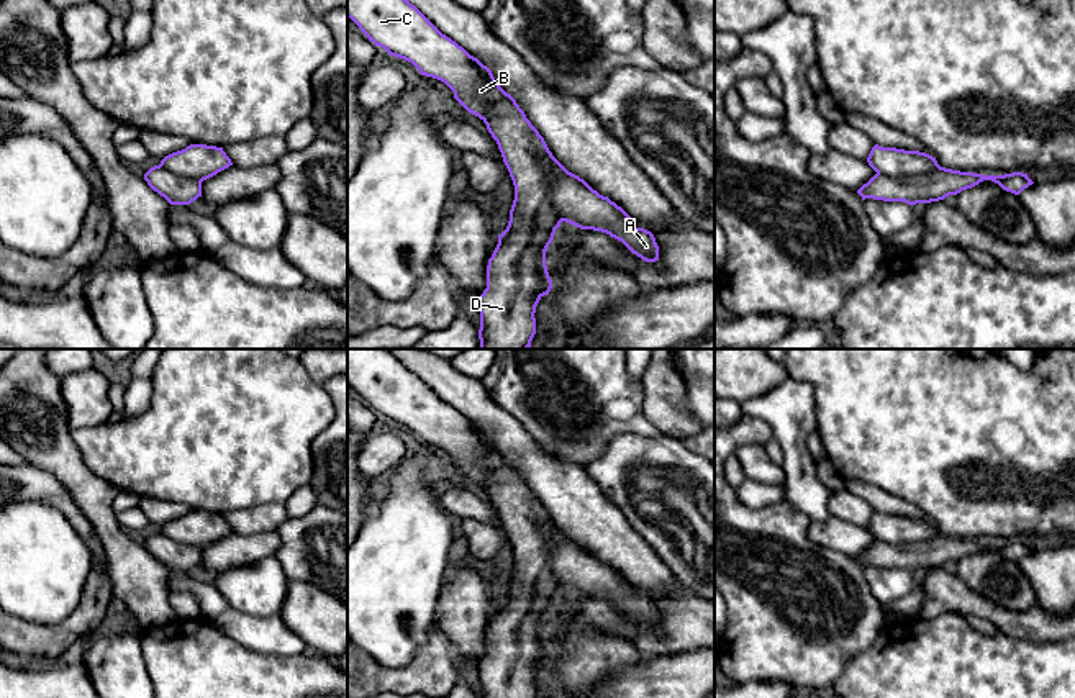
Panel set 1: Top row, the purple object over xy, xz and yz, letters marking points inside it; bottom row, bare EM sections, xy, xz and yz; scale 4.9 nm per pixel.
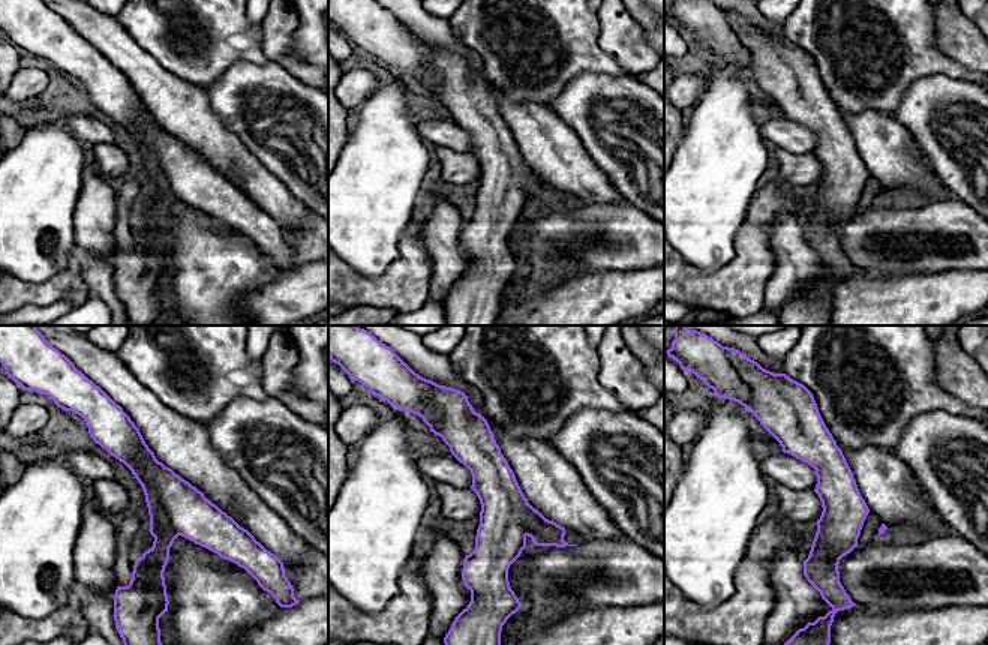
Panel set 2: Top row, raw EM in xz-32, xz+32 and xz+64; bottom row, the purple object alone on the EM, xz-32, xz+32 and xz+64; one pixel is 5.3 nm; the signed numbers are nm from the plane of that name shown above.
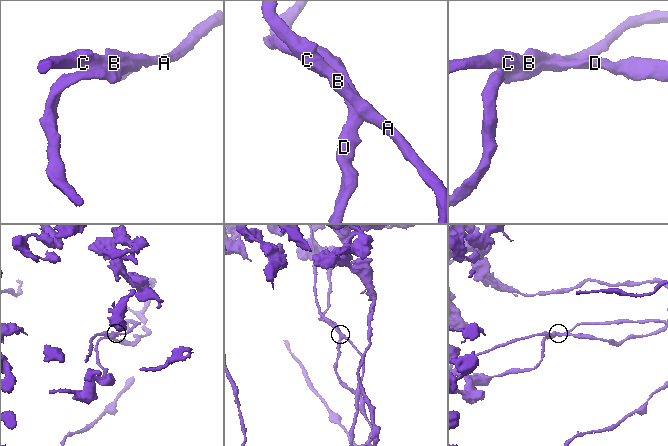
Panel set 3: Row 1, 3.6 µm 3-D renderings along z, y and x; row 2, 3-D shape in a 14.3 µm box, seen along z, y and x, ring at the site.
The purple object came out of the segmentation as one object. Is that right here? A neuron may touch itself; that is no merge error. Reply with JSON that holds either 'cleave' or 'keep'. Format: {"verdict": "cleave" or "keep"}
{"verdict": "cleave"}

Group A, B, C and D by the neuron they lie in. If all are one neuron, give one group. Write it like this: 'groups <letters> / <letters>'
groups A B C / D

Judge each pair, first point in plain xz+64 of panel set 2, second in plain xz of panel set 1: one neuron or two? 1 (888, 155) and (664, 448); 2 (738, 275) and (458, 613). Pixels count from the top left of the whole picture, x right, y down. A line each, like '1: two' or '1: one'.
1: two
2: two

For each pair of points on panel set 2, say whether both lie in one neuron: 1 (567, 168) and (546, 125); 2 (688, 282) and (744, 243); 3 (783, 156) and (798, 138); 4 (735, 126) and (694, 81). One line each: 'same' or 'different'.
1: same
2: same
3: different
4: different

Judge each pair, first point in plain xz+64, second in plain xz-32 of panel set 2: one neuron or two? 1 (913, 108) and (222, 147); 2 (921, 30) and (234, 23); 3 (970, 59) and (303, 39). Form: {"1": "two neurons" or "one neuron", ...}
{"1": "two neurons", "2": "one neuron", "3": "two neurons"}

